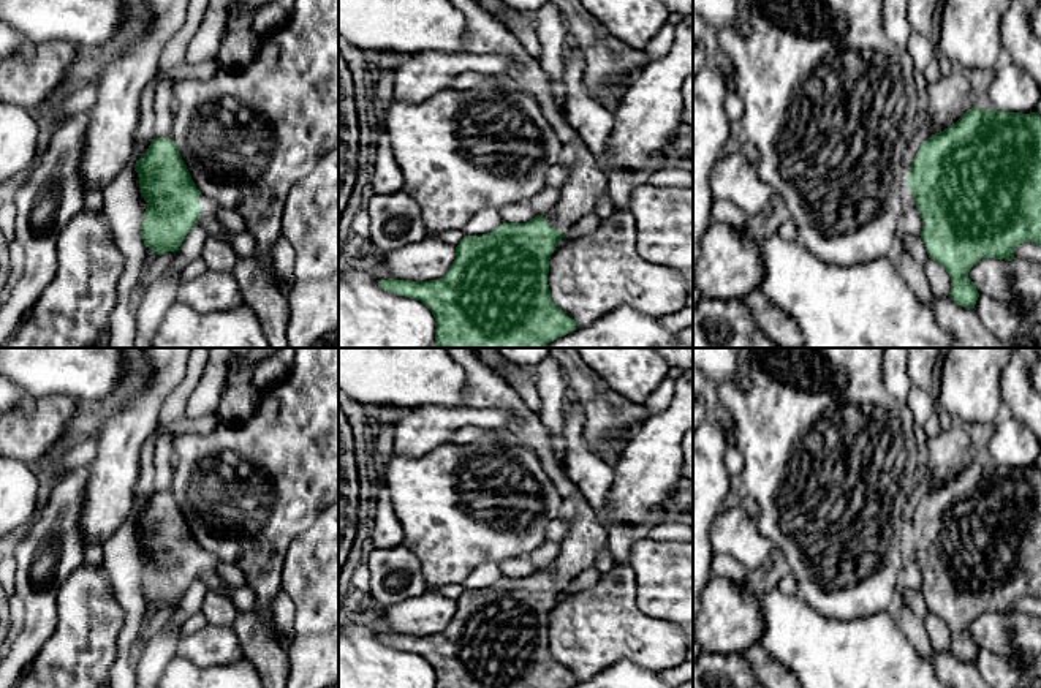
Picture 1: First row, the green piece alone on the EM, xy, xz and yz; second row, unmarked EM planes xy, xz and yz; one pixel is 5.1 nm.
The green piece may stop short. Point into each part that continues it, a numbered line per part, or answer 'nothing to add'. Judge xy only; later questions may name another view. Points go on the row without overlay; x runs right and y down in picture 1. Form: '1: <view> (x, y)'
1: xy (208, 573)

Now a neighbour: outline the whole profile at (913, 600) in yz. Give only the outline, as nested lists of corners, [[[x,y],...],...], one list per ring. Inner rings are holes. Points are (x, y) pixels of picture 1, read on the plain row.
[[[897,585],[897,598],[919,618],[924,620],[927,617],[929,609],[921,590],[905,590],[902,585]]]

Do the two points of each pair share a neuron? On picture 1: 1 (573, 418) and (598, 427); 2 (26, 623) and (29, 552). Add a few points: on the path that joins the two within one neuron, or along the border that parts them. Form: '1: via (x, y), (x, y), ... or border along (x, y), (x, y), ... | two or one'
1: border along (570, 386), (582, 408), (586, 438) | two
2: via (26, 606), (24, 576), (27, 570) | one

